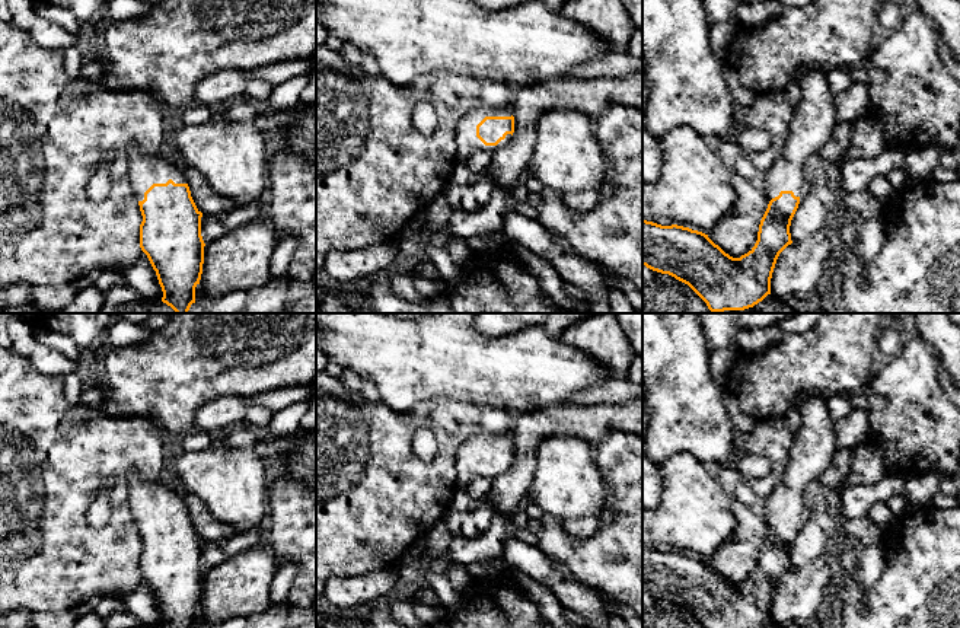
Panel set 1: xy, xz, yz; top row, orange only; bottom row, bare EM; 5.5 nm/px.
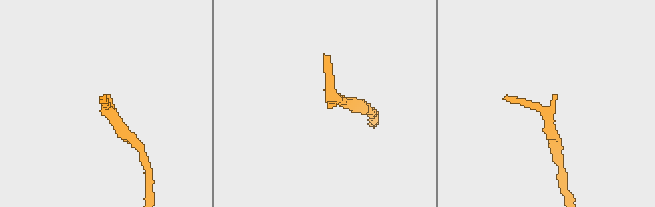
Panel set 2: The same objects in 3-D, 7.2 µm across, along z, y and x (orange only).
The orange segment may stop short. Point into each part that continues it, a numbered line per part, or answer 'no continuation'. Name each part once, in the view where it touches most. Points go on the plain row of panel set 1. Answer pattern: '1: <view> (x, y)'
1: xz (465, 459)

